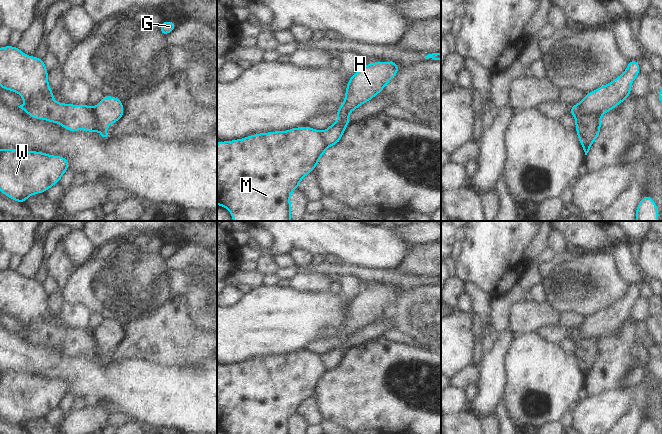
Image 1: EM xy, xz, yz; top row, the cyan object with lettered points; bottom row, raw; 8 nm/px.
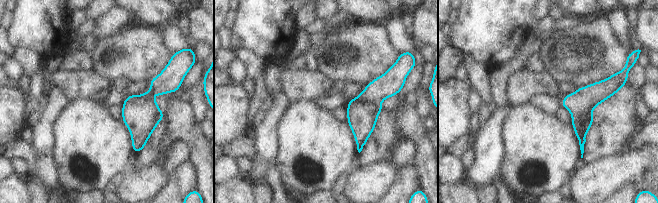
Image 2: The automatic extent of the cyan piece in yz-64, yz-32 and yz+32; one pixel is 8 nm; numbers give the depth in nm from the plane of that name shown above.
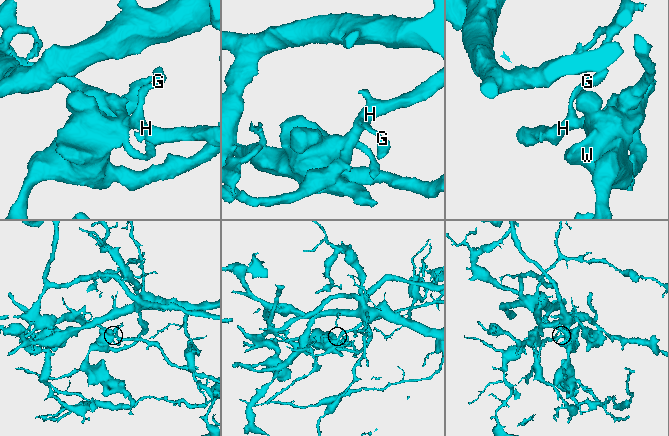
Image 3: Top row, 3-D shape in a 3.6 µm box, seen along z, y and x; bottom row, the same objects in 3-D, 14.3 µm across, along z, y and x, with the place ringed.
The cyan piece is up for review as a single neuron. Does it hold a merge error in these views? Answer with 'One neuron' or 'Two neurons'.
Two neurons

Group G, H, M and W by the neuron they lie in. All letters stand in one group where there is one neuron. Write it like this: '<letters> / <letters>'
G H / M W

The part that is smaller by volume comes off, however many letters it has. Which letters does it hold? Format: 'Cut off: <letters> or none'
Cut off: G, H

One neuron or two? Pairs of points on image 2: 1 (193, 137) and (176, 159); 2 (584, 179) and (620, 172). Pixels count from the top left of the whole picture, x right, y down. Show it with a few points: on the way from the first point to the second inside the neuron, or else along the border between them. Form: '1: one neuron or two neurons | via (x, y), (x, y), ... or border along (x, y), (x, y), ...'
1: two neurons | border along (170, 148), (176, 142), (183, 141), (190, 155)
2: one neuron | via (593, 179), (601, 179), (611, 173)

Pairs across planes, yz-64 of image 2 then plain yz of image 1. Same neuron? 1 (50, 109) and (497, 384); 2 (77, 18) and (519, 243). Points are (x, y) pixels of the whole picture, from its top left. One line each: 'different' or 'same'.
1: same
2: different

